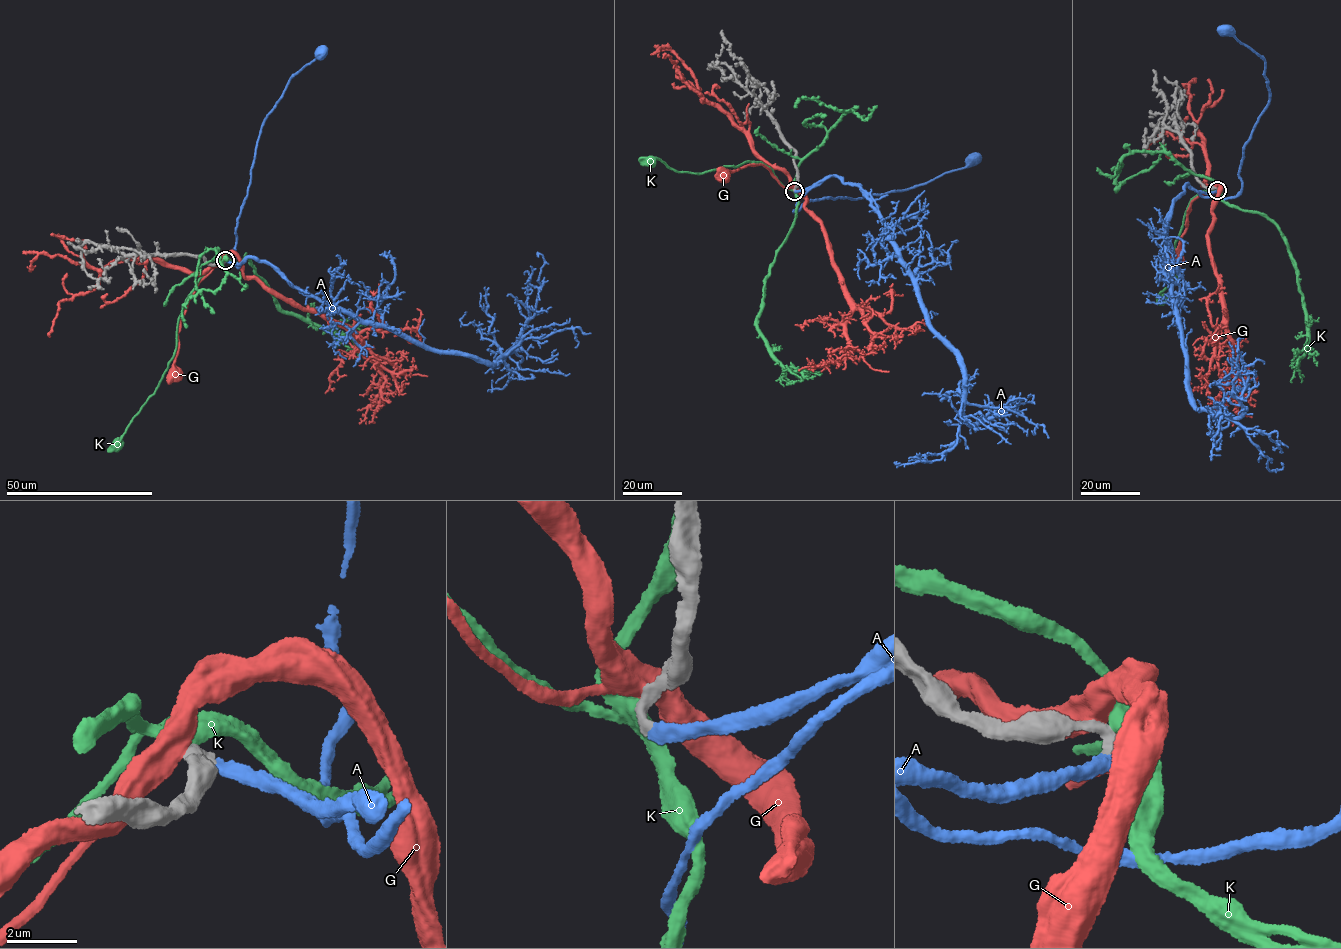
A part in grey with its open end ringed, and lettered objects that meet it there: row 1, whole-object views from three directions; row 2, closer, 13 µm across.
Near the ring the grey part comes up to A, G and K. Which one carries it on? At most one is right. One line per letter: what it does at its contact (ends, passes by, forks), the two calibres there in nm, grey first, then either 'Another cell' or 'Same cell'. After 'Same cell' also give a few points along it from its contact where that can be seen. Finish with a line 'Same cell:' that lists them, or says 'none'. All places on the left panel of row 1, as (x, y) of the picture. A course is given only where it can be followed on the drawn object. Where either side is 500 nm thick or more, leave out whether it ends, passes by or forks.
A: It ends there. Thickness 320 nm (grey) against 400 nm. Same cell. Its course: (225, 260), (239, 267), (234, 263), (237, 218), (247, 194), (263, 122), (290, 77), (322, 51)
G: It forks there. Thickness 440 nm (grey) against 440 nm. Another cell
K: It passes by. Thickness 420 nm (grey) against 440 nm. Another cell
Same cell: A

